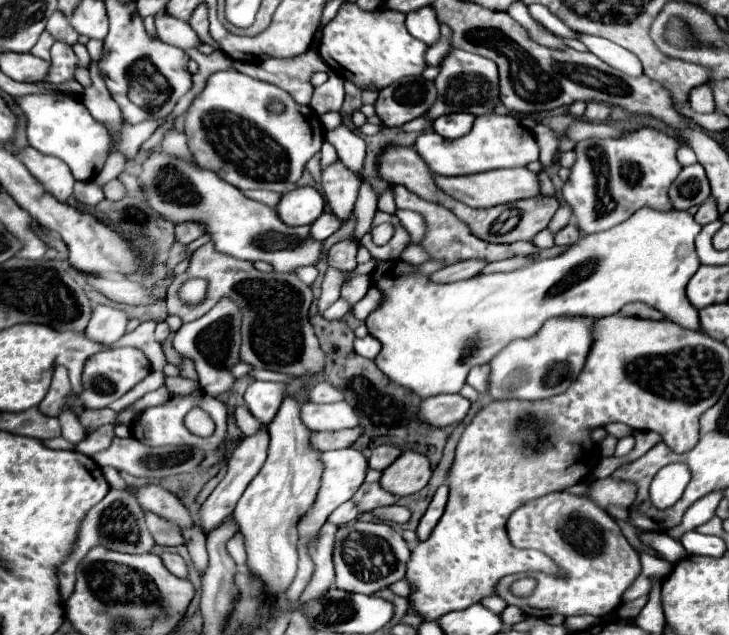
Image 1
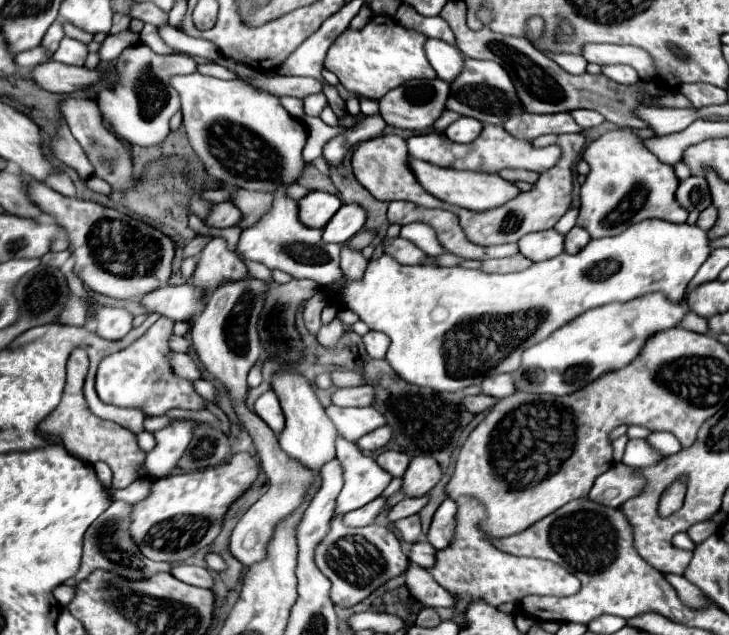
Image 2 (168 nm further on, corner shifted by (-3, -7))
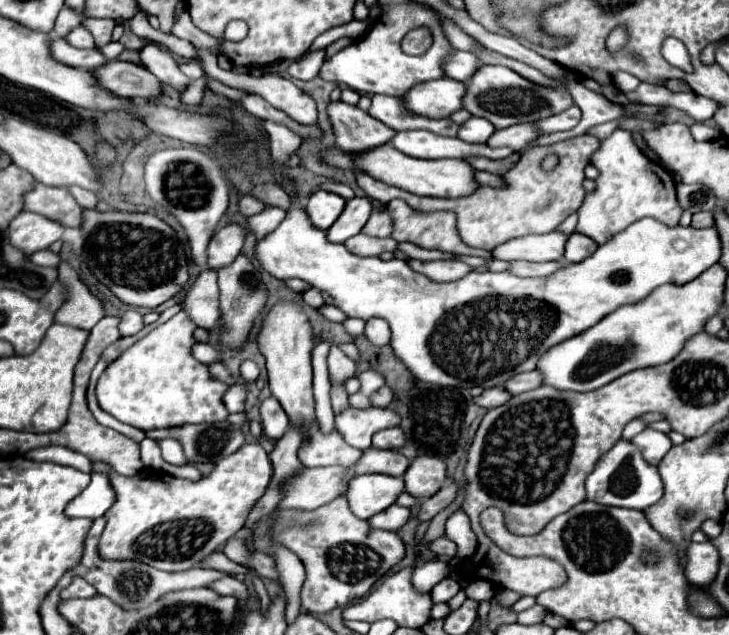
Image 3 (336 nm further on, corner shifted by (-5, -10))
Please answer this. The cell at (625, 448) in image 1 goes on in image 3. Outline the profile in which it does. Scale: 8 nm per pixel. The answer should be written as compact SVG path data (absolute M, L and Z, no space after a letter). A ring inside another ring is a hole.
M645 428L641 434L637 434L631 440L631 444L635 444L639 448L639 452L643 454L643 458L653 466L659 466L663 456L671 450L671 440L667 438L667 434L655 432L649 428Z

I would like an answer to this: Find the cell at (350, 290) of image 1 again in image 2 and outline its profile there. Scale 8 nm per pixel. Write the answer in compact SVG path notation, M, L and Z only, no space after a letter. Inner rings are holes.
M349 243L341 247L341 269L349 279L361 279L367 267L367 259L363 257L361 249L351 249Z

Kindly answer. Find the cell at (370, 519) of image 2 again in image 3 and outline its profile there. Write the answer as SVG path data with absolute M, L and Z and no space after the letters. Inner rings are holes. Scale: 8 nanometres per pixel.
M391 504L387 510L375 514L373 518L369 518L367 524L371 528L379 528L379 530L397 530L397 528L401 528L409 520L409 516L411 516L409 508Z

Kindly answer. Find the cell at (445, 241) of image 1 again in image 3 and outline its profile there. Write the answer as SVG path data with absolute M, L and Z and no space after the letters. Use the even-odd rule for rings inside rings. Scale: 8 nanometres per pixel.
M393 200L387 204L387 210L393 218L393 240L397 242L413 242L421 248L437 248L441 252L449 252L449 254L469 254L469 256L481 256L481 258L493 258L491 252L487 250L477 250L467 246L455 226L455 214L453 212L417 212L413 210L409 204L405 204L403 200Z

